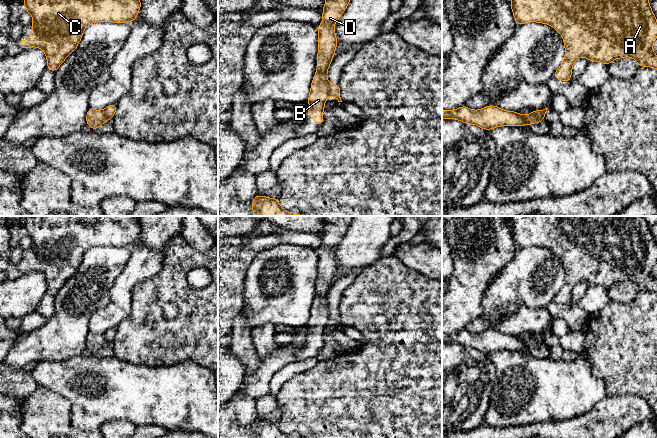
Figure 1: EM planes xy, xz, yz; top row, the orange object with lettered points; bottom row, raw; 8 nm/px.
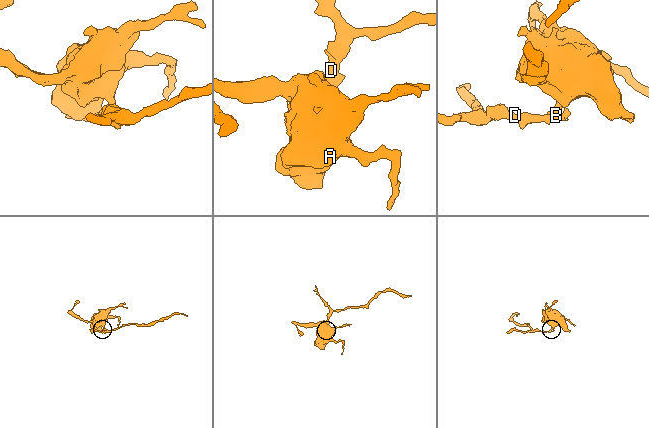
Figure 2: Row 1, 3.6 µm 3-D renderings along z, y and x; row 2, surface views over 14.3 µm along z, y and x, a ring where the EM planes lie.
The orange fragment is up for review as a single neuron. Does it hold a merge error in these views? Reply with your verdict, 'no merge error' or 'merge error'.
merge error

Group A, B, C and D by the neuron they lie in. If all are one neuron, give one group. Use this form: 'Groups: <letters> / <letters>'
Groups: A C / B D

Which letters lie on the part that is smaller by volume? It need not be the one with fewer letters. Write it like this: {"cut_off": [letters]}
{"cut_off": ["B", "D"]}

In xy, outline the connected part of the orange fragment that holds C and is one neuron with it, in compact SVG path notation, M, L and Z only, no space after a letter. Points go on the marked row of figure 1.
M25 0L24 7L33 18L29 40L17 41L21 49L41 48L47 58L47 69L55 73L67 56L78 46L84 29L96 22L133 22L141 9L140 0Z

